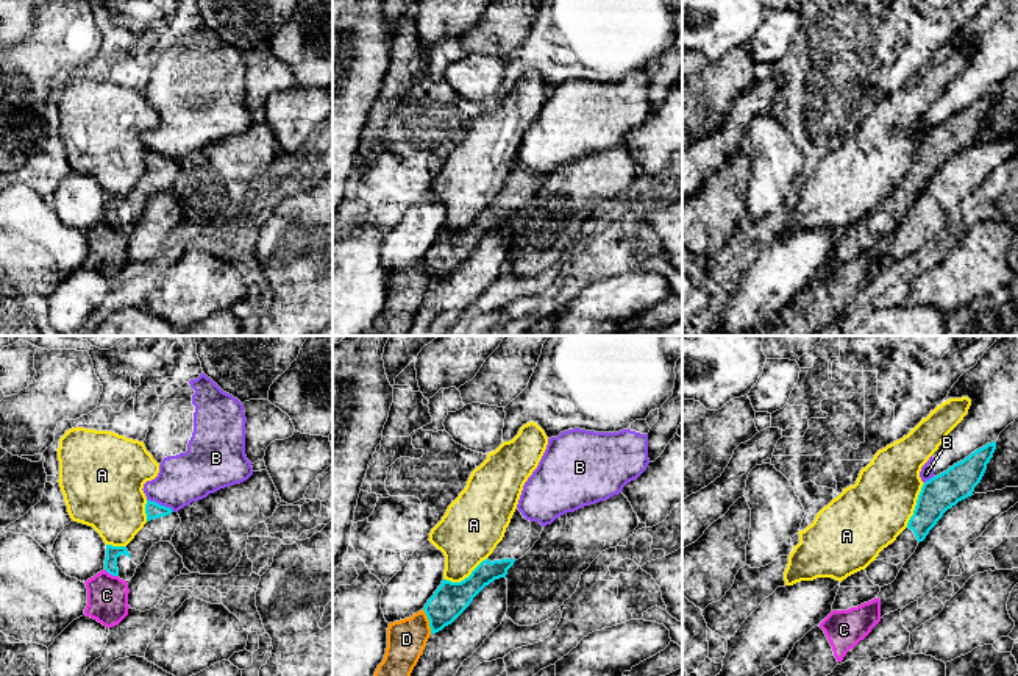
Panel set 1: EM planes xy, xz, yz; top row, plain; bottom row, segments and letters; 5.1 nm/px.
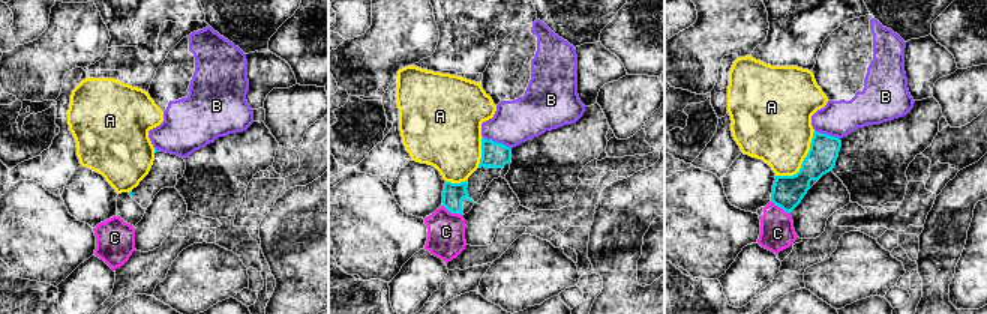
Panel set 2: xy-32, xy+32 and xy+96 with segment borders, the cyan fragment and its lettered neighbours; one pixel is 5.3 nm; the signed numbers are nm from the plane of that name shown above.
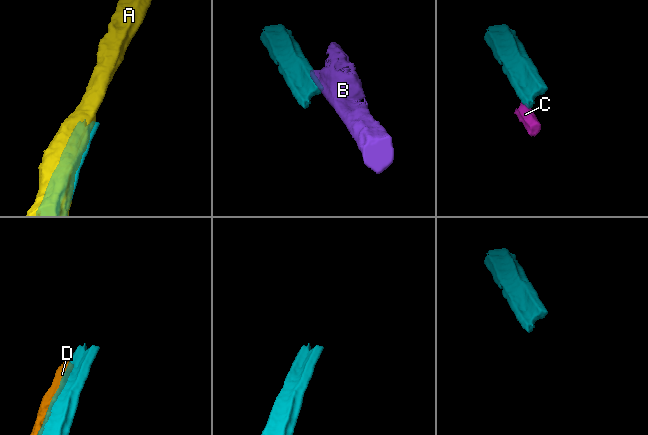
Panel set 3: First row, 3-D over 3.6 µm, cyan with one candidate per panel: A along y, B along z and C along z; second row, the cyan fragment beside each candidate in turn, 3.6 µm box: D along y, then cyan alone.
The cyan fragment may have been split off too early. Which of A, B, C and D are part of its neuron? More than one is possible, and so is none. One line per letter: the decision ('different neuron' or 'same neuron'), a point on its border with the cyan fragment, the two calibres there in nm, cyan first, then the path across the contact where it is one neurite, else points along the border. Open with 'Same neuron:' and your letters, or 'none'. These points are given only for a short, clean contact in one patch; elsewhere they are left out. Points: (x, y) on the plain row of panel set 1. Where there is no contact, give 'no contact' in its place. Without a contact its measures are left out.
Same neuron: none
A: different neuron; meets cyan in xz at (466, 228); 180 nm thick on the cyan side, 320 nm on the other
B: different neuron; meets cyan in xy at (160, 155); 80 nm thick on the cyan side, 260 nm on the other; border along xy (147, 149), (174, 161)
C: different neuron; meets cyan in xy at (111, 224); 70 nm thick on the cyan side, 200 nm on the other; border along xy (105, 219), (117, 227)
D: different neuron; meets cyan in xz at (430, 272); 180 nm thick on the cyan side, 200 nm on the other

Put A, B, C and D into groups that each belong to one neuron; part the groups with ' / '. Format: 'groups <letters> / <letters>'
groups A / B / C D

